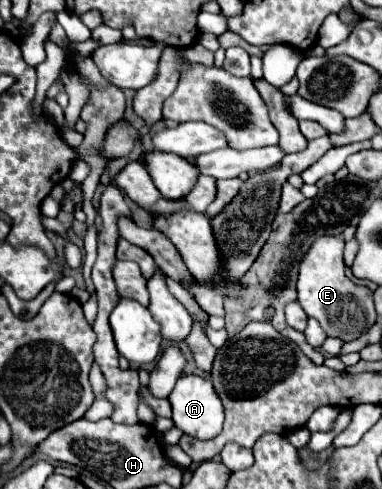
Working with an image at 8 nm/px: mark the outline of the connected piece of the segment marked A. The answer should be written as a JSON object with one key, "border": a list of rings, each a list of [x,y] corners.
{"border":[[[198,375],[180,377],[174,391],[170,393],[168,401],[172,403],[172,413],[174,413],[172,419],[182,433],[202,439],[202,441],[208,441],[208,439],[214,439],[216,435],[220,435],[222,423],[224,423],[224,407],[220,403],[220,397],[216,395],[210,379],[198,377]]]}

